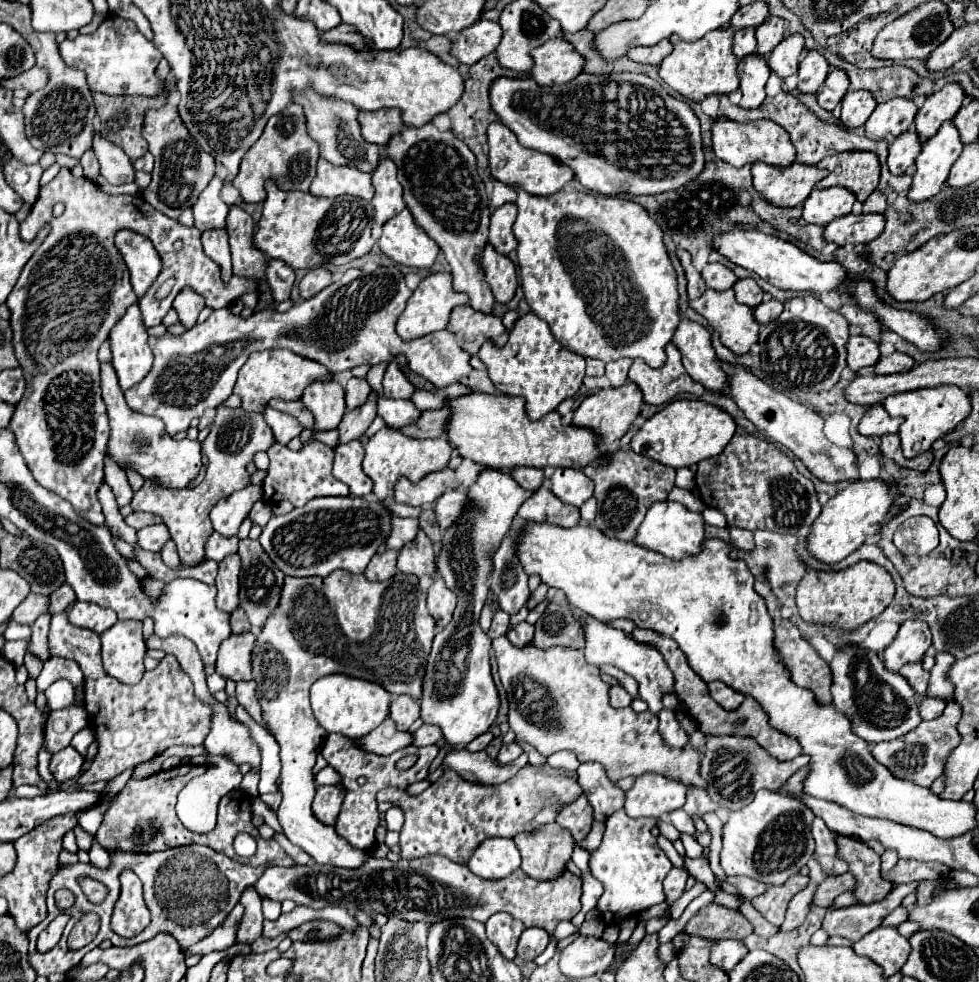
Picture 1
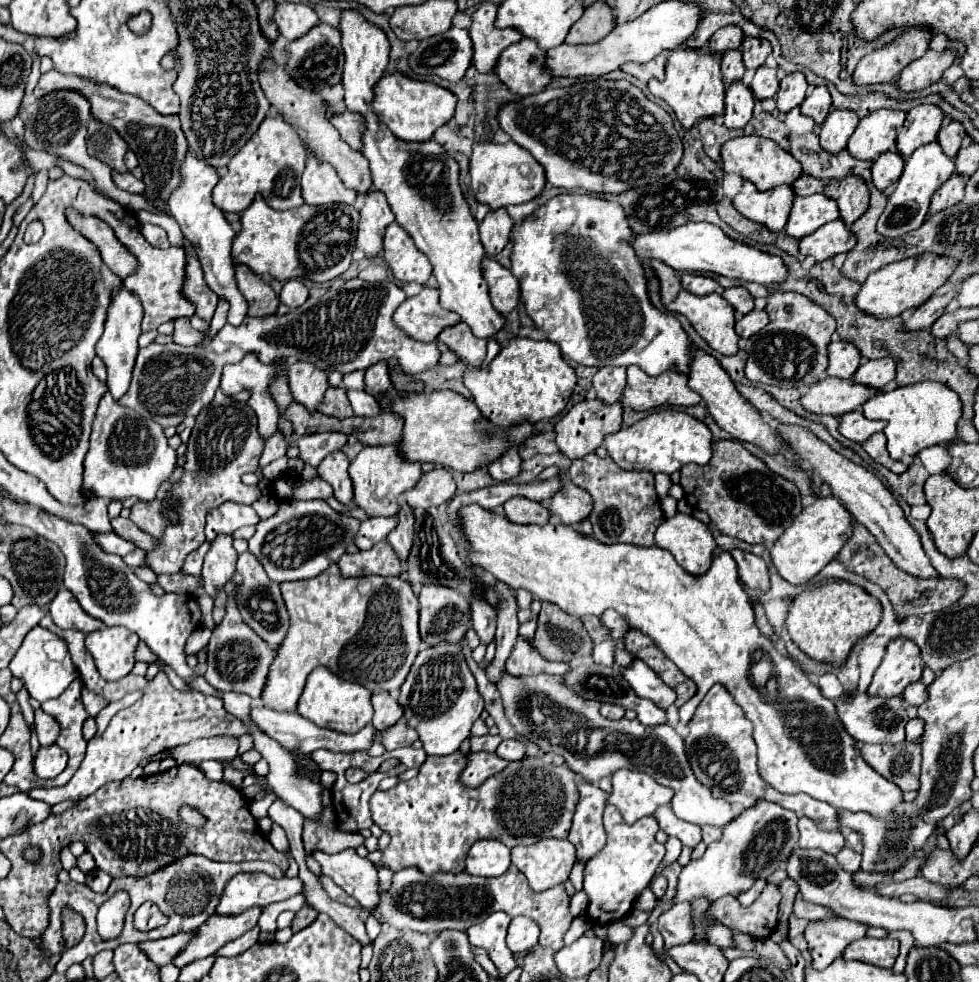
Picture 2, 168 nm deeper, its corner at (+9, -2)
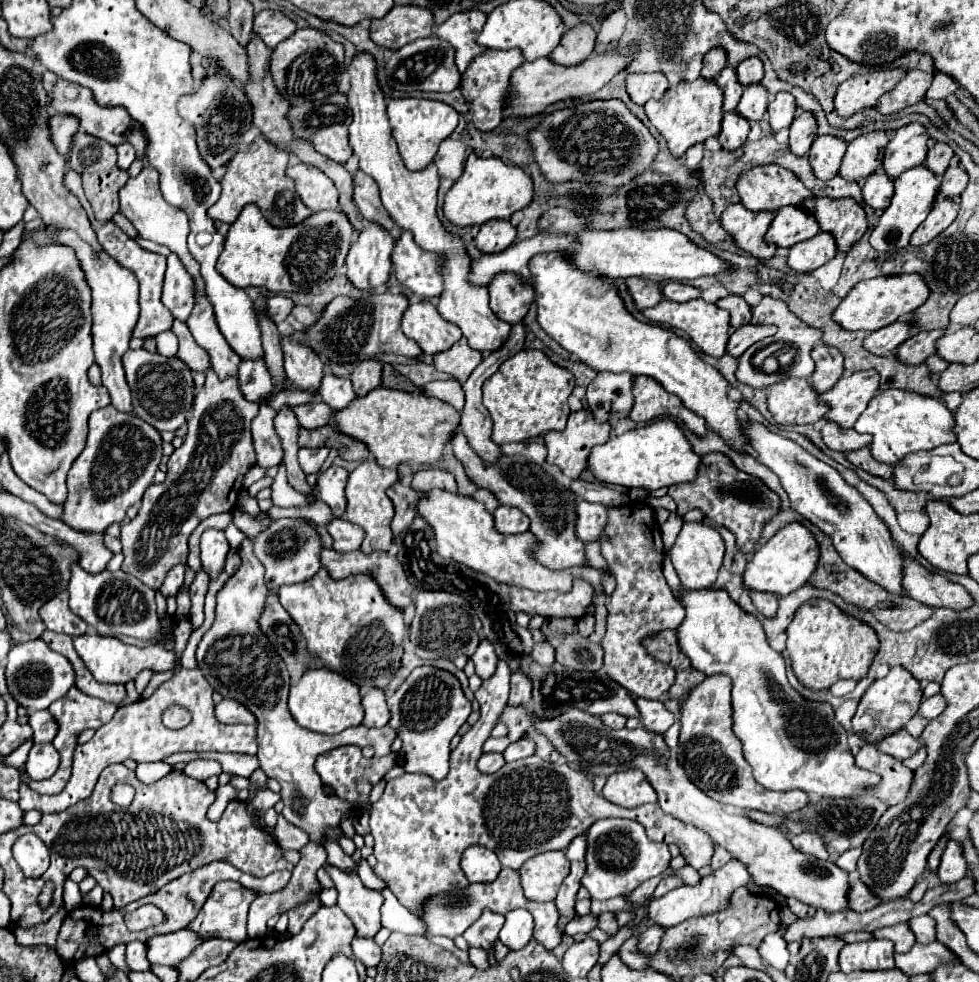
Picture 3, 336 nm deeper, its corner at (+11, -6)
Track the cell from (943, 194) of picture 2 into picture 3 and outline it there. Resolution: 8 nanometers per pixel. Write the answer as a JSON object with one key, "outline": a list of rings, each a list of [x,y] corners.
{"outline":[[[938,196],[930,216],[922,222],[922,228],[918,228],[918,232],[914,232],[914,236],[910,238],[910,244],[924,246],[924,244],[932,242],[942,230],[946,230],[954,222],[956,214],[958,214],[958,204],[952,200],[942,200],[942,196]]]}

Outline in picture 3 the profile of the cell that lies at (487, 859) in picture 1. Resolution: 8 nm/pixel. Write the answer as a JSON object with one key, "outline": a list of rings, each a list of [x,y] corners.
{"outline":[[[484,846],[466,848],[460,866],[470,882],[492,882],[502,870],[498,856]]]}

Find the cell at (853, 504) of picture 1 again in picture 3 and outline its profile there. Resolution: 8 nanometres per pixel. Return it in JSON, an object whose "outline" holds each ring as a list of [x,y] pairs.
{"outline":[[[794,522],[788,524],[786,528],[780,528],[762,548],[758,548],[750,556],[742,582],[746,590],[788,596],[790,592],[802,588],[810,580],[816,564],[818,564],[818,544],[814,544],[814,536],[810,536],[806,526]]]}

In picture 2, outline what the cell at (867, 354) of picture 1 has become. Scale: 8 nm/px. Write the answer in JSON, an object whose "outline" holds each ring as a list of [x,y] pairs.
{"outline":[[[830,342],[828,346],[828,376],[836,376],[836,378],[852,378],[854,372],[860,366],[860,350],[852,344],[852,342]]]}

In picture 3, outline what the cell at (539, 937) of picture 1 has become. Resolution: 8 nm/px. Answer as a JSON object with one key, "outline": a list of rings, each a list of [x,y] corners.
{"outline":[[[512,910],[512,912],[506,914],[506,922],[500,930],[500,940],[510,950],[520,950],[532,938],[532,930],[534,930],[534,920],[532,920],[530,912]]]}

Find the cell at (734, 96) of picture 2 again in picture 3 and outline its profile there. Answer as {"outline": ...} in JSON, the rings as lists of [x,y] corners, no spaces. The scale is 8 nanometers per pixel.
{"outline":[[[726,112],[724,120],[722,120],[722,132],[718,136],[718,142],[724,150],[734,152],[744,146],[748,130],[750,130],[750,126],[746,120],[742,120],[742,116],[738,116],[736,112],[732,112],[732,114]]]}

